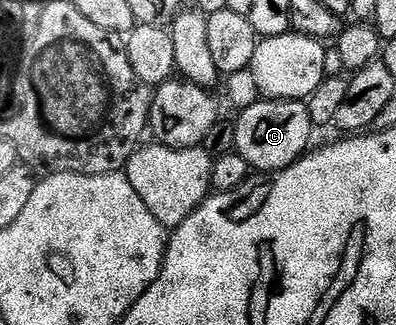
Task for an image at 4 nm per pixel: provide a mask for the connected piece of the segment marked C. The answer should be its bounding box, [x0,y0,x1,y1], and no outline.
[233,97,313,175]

